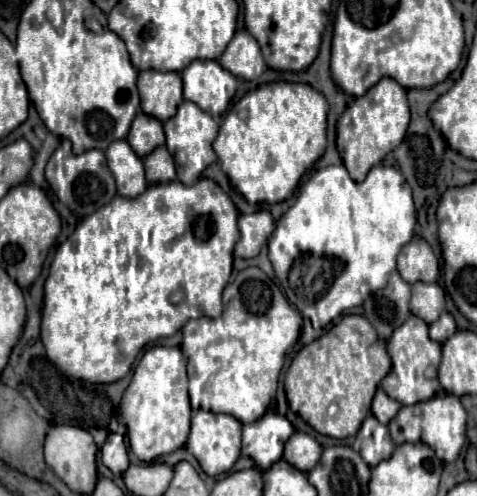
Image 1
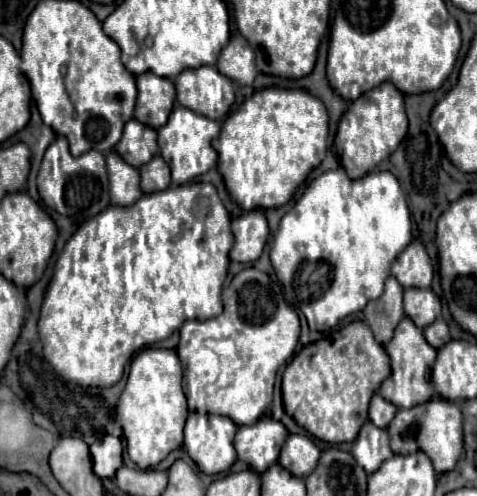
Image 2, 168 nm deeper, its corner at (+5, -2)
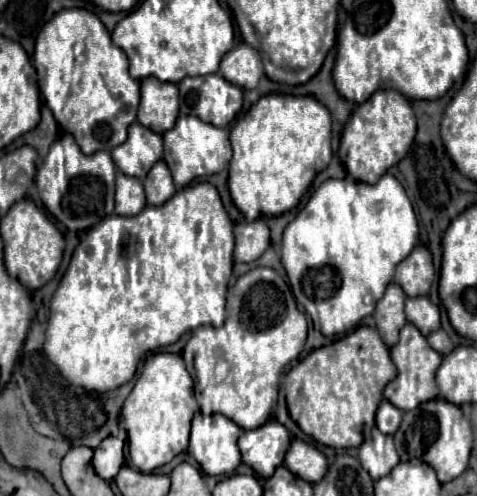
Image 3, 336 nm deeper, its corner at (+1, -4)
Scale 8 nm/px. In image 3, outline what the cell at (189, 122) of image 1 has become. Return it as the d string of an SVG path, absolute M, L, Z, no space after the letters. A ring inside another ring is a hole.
M181 115L177 119L175 127L169 129L169 133L163 133L163 141L165 141L163 159L173 173L173 181L175 181L177 189L183 189L197 177L219 173L229 163L229 157L231 157L229 129L209 125L193 115Z

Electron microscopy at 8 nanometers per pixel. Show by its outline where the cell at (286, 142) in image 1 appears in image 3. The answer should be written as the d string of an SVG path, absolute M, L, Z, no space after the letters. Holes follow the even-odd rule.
M265 95L249 113L235 123L229 133L233 157L229 161L229 191L237 209L247 221L259 217L275 217L293 209L301 195L307 191L317 173L321 173L331 161L331 113L315 97L295 95Z

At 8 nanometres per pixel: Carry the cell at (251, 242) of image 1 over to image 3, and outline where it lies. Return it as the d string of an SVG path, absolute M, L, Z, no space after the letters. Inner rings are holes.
M263 219L235 225L235 251L233 257L239 263L257 261L269 247L269 227Z

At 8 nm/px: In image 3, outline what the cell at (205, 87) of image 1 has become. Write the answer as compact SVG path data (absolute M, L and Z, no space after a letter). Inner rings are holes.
M221 73L185 77L177 83L181 115L195 115L217 127L227 127L243 105L243 91L225 81Z

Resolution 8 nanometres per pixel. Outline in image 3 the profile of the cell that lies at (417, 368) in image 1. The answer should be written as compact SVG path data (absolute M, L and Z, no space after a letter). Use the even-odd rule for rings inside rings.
M411 323L405 325L405 329L401 329L401 337L399 343L391 349L391 359L397 367L397 377L385 387L385 399L391 401L397 409L401 411L409 411L415 409L417 405L421 405L421 401L429 401L433 397L439 395L437 383L435 383L435 371L441 365L441 355L429 347L427 339L419 333L419 329Z

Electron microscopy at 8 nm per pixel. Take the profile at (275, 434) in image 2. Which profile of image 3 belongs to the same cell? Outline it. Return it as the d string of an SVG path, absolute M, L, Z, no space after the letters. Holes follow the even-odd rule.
M269 421L261 425L261 429L243 431L243 435L239 437L243 463L253 467L265 479L271 477L273 469L277 469L277 465L283 463L289 445L291 435L277 421Z

